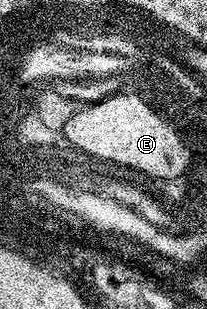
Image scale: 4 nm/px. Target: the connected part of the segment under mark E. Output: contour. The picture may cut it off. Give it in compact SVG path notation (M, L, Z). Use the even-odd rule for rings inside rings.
M114 95L88 103L67 120L62 133L74 148L95 157L96 161L120 164L123 170L139 168L154 176L175 176L175 172L183 169L183 144L175 140L175 132L159 116L151 116L148 108L143 108L140 100L118 100Z

